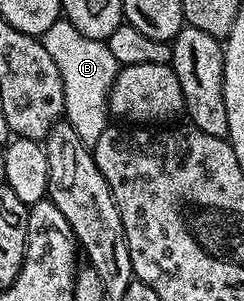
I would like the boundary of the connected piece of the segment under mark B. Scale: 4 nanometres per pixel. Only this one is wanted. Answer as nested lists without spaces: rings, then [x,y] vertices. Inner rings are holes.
[[[64,18],[47,26],[39,39],[47,54],[51,54],[55,66],[59,66],[59,74],[63,78],[64,119],[75,128],[75,133],[79,134],[85,145],[94,145],[111,120],[109,92],[119,71],[115,54],[111,54],[106,41],[79,34],[79,30],[75,30],[75,26]]]

